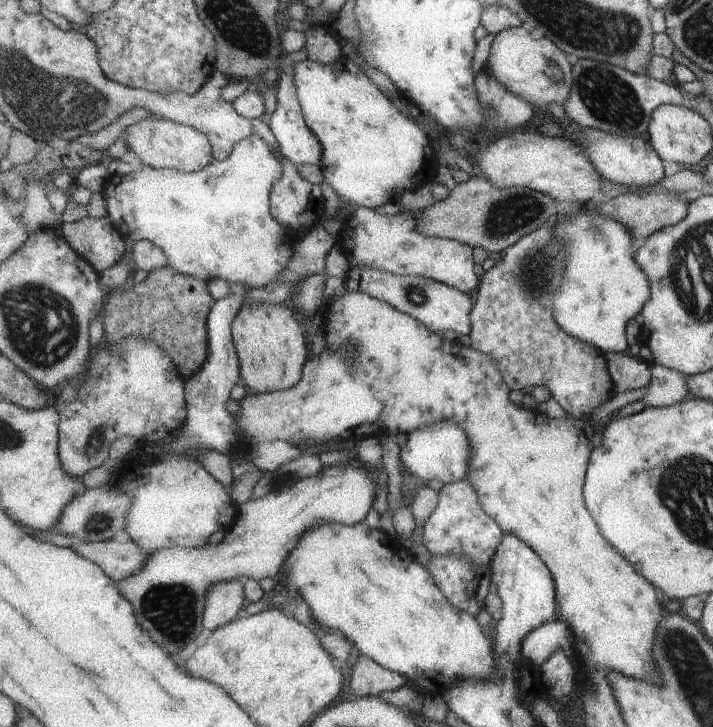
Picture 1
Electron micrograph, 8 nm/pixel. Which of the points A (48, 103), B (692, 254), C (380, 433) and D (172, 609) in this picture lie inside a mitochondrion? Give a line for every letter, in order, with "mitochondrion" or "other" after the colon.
A: mitochondrion
B: mitochondrion
C: other
D: mitochondrion

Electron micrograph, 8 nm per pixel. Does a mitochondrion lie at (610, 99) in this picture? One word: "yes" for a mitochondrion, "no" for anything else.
yes

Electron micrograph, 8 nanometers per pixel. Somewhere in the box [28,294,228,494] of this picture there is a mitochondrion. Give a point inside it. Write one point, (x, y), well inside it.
(99, 434)

